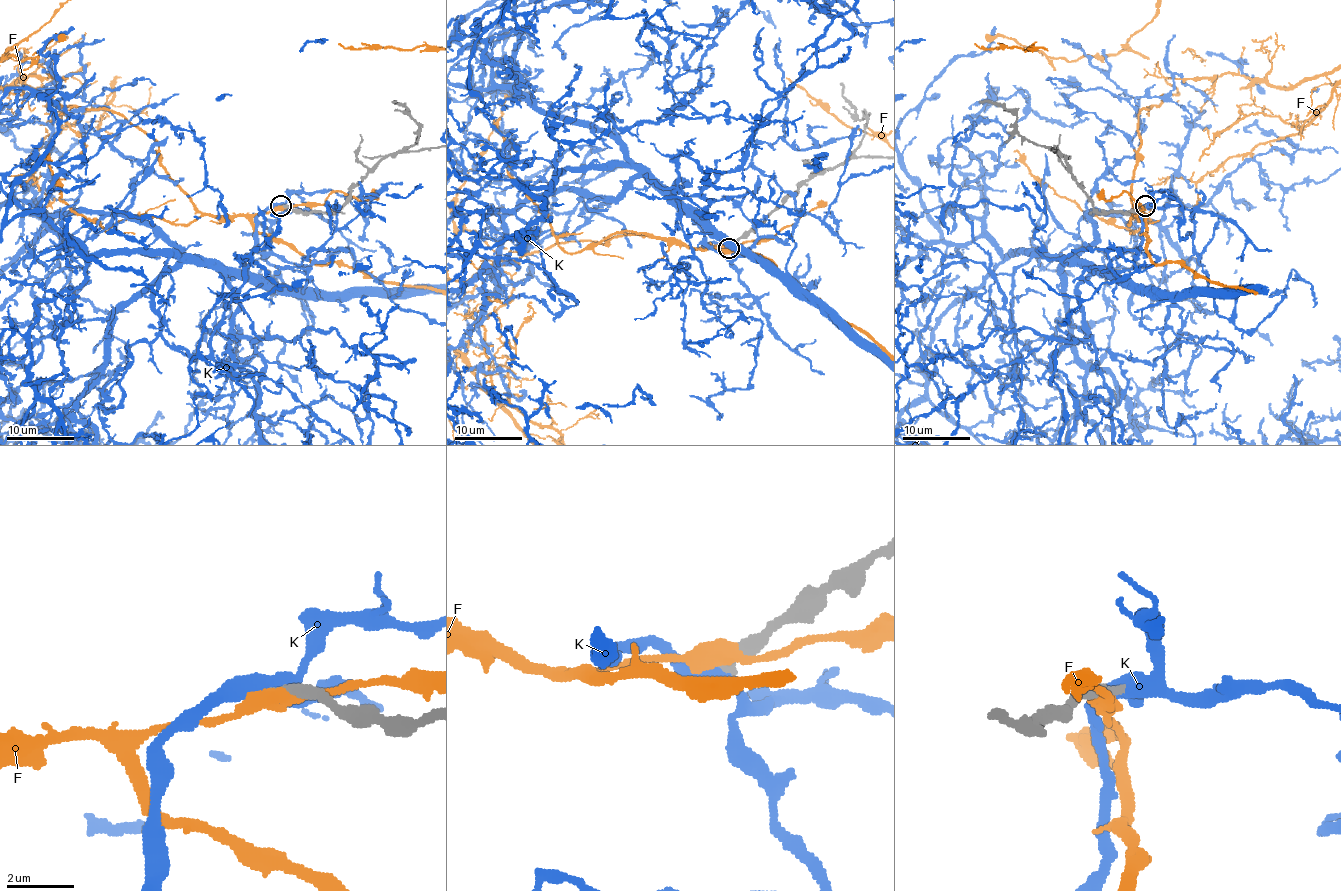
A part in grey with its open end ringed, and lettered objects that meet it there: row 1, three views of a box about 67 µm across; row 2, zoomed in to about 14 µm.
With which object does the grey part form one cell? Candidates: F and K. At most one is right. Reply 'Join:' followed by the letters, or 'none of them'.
Join: K

